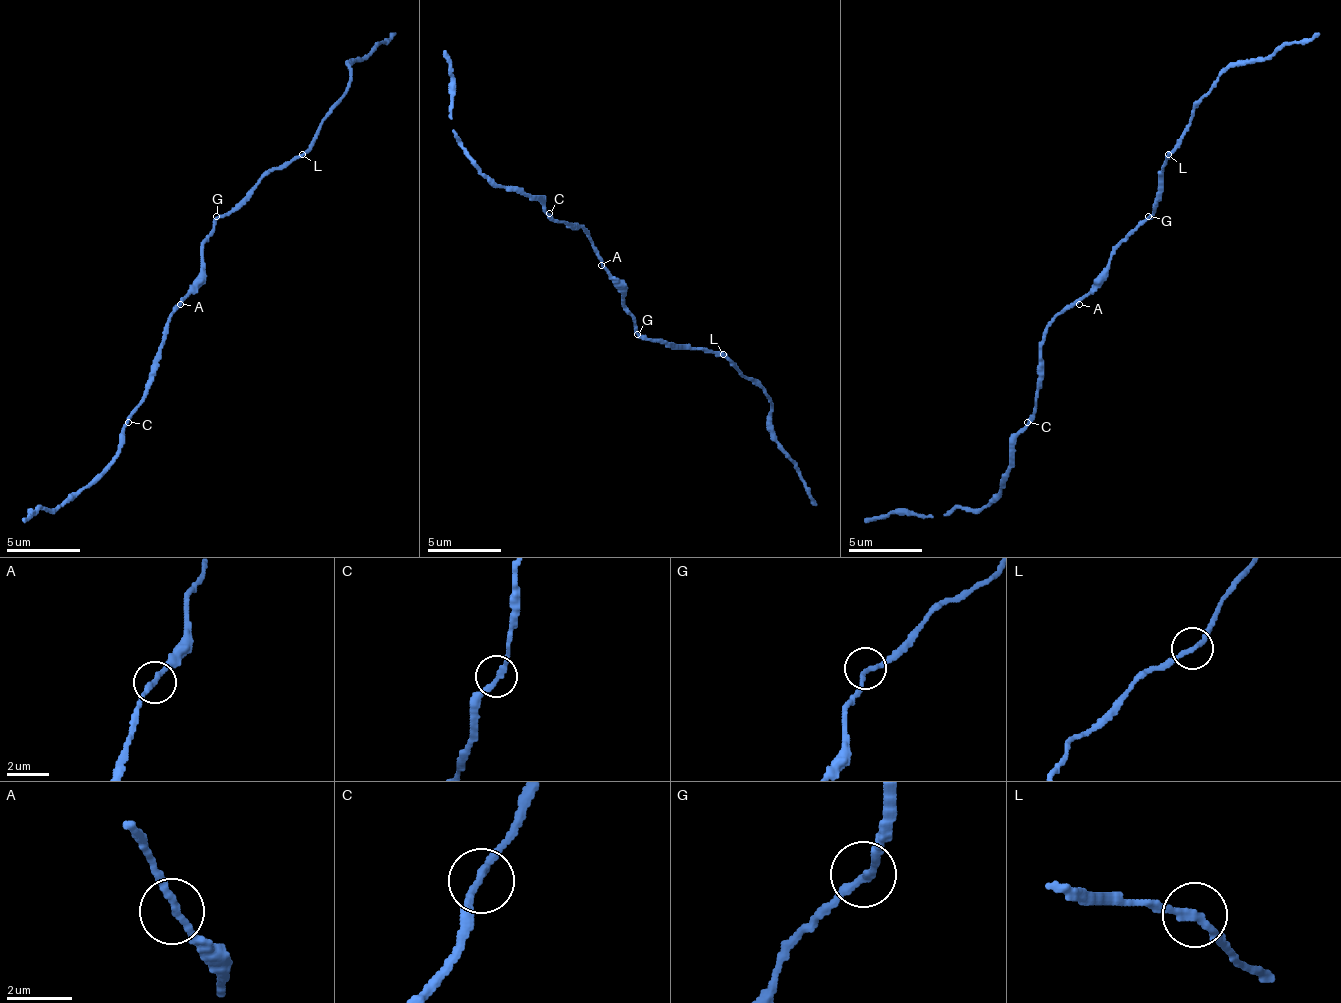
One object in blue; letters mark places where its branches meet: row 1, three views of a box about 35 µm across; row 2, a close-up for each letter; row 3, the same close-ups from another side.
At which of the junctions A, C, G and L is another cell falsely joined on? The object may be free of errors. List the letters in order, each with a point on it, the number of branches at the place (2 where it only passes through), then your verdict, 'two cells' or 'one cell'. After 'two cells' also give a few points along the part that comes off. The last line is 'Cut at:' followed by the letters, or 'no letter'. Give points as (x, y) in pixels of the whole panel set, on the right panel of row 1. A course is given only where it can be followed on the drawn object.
A: place (1079, 304); branches 2; one cell
C: place (1027, 422); branches 2; one cell
G: place (1148, 216); branches 2; one cell
L: place (1168, 154); branches 2; one cell
Cut at: no letter

